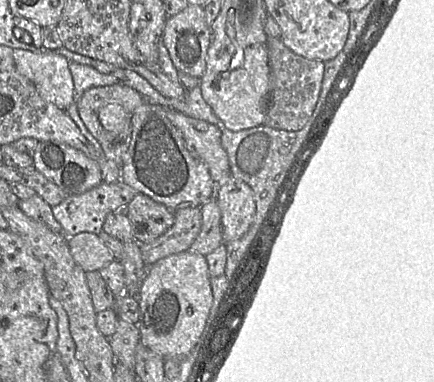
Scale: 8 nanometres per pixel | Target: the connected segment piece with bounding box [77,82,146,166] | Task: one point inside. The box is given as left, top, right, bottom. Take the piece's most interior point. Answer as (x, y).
(106, 111)

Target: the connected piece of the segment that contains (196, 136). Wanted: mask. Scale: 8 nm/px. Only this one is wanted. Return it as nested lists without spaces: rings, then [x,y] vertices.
[[[165,109],[167,117],[181,131],[189,151],[207,166],[213,181],[217,185],[224,182],[230,175],[230,166],[221,144],[222,126]]]

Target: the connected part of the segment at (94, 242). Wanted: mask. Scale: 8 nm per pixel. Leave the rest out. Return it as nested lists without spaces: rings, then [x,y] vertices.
[[[82,232],[68,238],[71,255],[85,272],[99,271],[114,260],[114,255],[100,236]]]

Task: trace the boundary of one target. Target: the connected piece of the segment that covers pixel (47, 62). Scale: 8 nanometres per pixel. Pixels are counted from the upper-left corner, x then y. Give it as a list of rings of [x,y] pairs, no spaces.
[[[52,50],[14,51],[17,70],[33,82],[40,96],[62,110],[76,101],[70,61]]]

